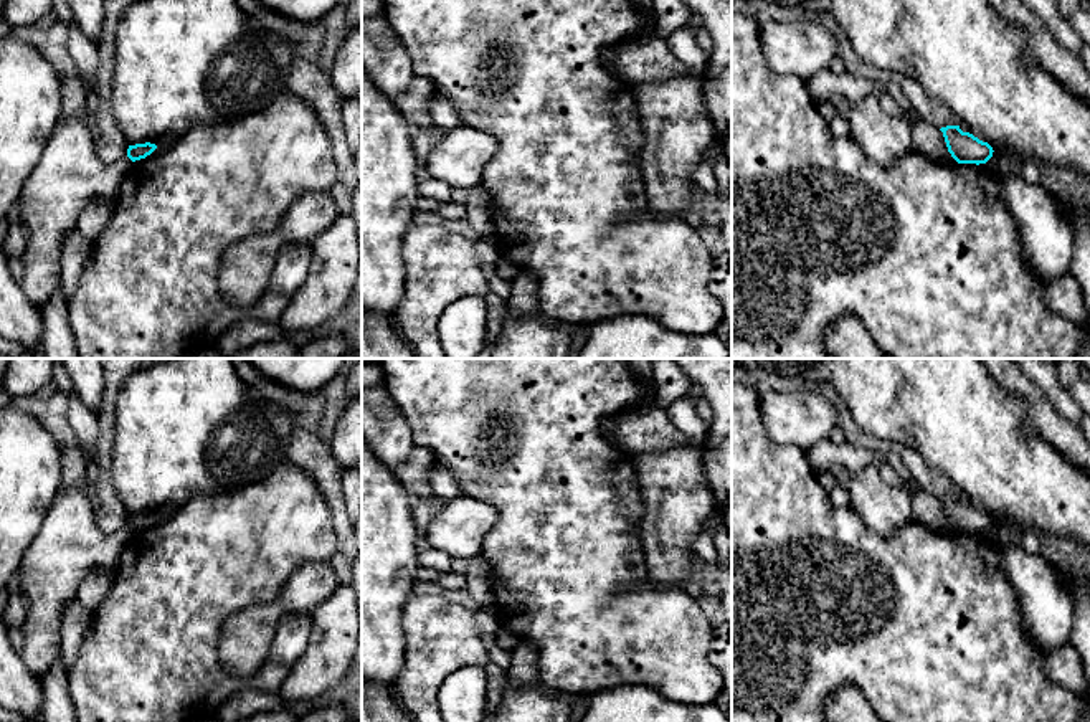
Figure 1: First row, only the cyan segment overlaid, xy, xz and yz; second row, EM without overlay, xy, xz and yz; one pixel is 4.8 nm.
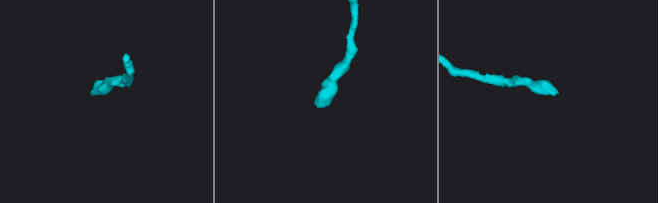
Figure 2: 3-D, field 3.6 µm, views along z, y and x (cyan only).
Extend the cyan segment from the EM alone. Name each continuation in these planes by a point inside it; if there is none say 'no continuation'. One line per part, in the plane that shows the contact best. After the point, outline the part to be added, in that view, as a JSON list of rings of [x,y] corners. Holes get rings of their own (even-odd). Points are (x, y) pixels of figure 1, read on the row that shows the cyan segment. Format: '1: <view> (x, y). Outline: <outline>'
no continuation

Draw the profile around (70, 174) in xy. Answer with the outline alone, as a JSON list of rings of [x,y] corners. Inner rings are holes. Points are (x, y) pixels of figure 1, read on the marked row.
[[[61,114],[20,193],[20,221],[28,230],[26,248],[21,253],[25,276],[20,287],[33,304],[38,307],[46,304],[58,289],[61,248],[66,236],[76,230],[86,205],[94,198],[114,200],[130,165],[129,157],[106,165],[96,154],[94,135],[84,119]]]

